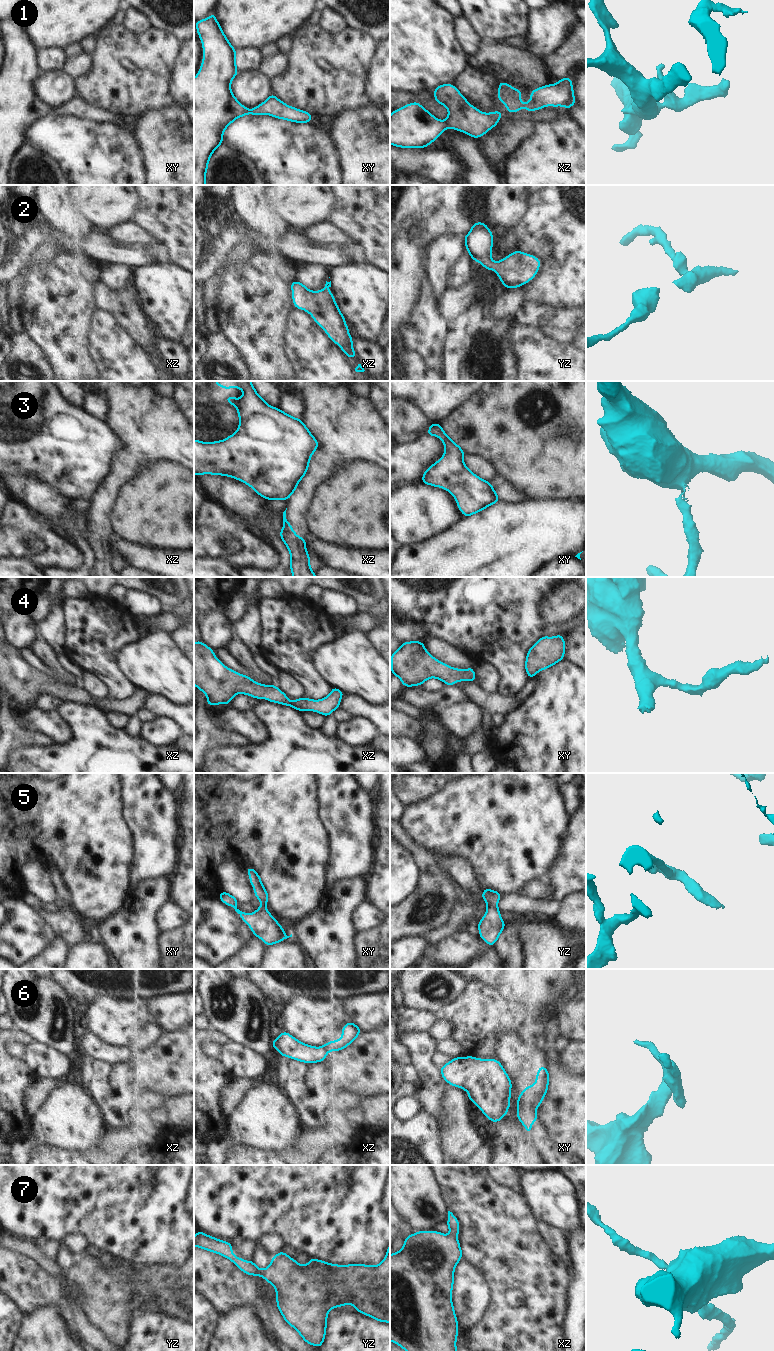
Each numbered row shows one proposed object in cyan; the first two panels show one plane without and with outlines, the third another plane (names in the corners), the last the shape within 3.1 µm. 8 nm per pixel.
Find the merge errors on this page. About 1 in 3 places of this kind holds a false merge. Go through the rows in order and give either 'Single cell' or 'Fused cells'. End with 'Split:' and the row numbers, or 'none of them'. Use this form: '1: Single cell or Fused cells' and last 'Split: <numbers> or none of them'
1: Single cell
2: Single cell
3: Fused cells
4: Single cell
5: Single cell
6: Fused cells
7: Single cell
Split: 3, 6.

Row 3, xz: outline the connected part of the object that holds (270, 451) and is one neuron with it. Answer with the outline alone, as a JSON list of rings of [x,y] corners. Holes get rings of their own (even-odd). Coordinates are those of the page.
[[[216,381],[216,387],[243,390],[241,398],[226,396],[227,403],[236,407],[239,427],[224,440],[202,442],[194,439],[194,475],[232,477],[250,486],[265,500],[287,500],[309,468],[310,459],[319,443],[304,422],[280,408],[266,403],[251,381]]]

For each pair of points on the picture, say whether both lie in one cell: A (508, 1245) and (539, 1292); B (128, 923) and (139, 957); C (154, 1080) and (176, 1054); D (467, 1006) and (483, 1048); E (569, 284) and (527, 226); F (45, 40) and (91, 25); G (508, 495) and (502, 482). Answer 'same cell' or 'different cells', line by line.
A: same cell
B: same cell
C: same cell
D: same cell
E: same cell
F: same cell
G: same cell

